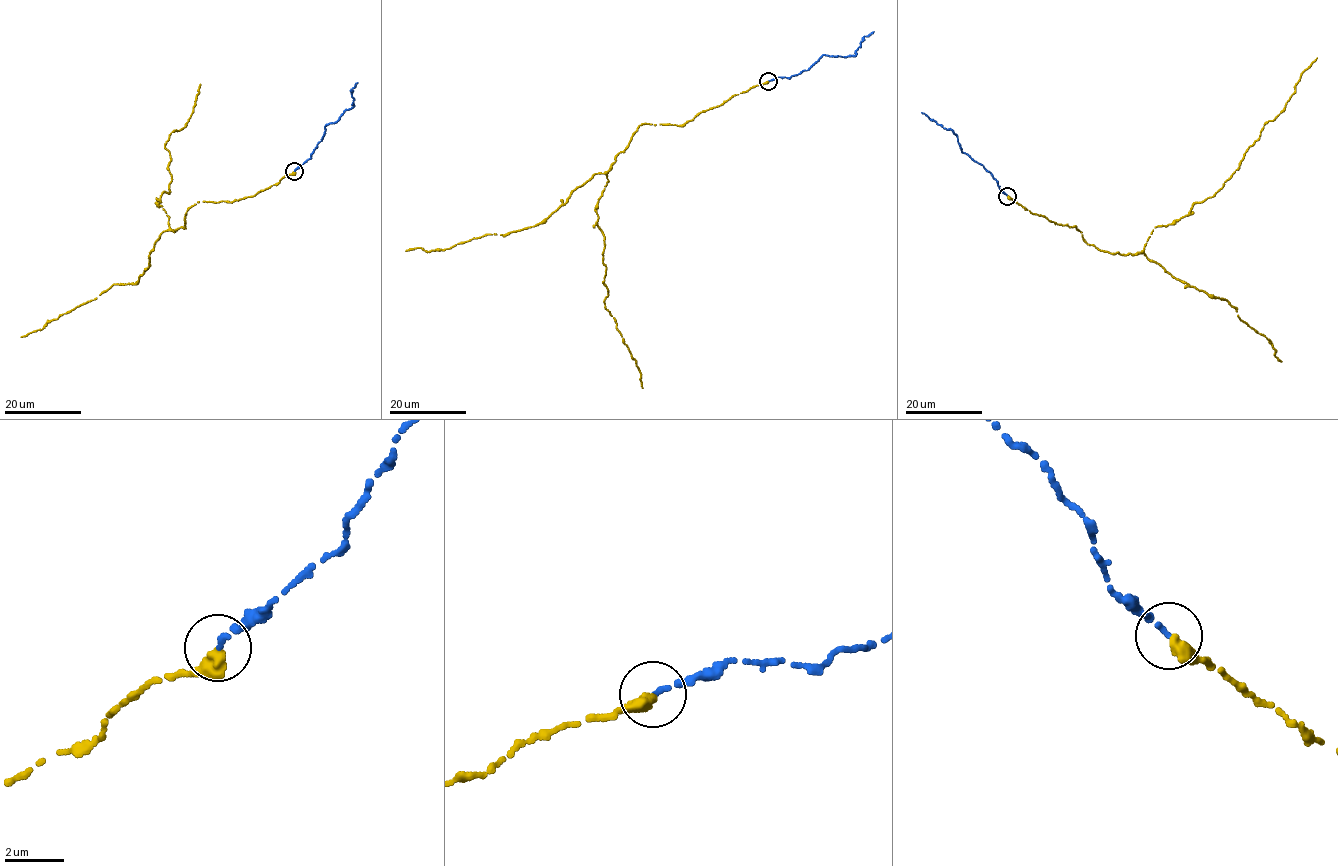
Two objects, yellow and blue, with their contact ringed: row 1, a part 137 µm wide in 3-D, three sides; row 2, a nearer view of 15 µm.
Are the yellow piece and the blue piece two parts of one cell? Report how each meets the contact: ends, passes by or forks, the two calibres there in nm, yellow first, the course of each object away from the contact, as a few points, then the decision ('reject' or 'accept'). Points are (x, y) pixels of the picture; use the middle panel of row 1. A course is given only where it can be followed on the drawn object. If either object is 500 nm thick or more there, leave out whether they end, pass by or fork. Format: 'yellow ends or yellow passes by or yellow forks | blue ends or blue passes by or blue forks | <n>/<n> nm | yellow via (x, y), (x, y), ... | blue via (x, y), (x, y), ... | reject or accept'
500/180 nm | yellow via (768, 81), (683, 125), (643, 123), (606, 174), (596, 209), (604, 240), (604, 300), (643, 388) | blue via (768, 81), (807, 70), (823, 54), (854, 56), (863, 37), (873, 31) | accept

